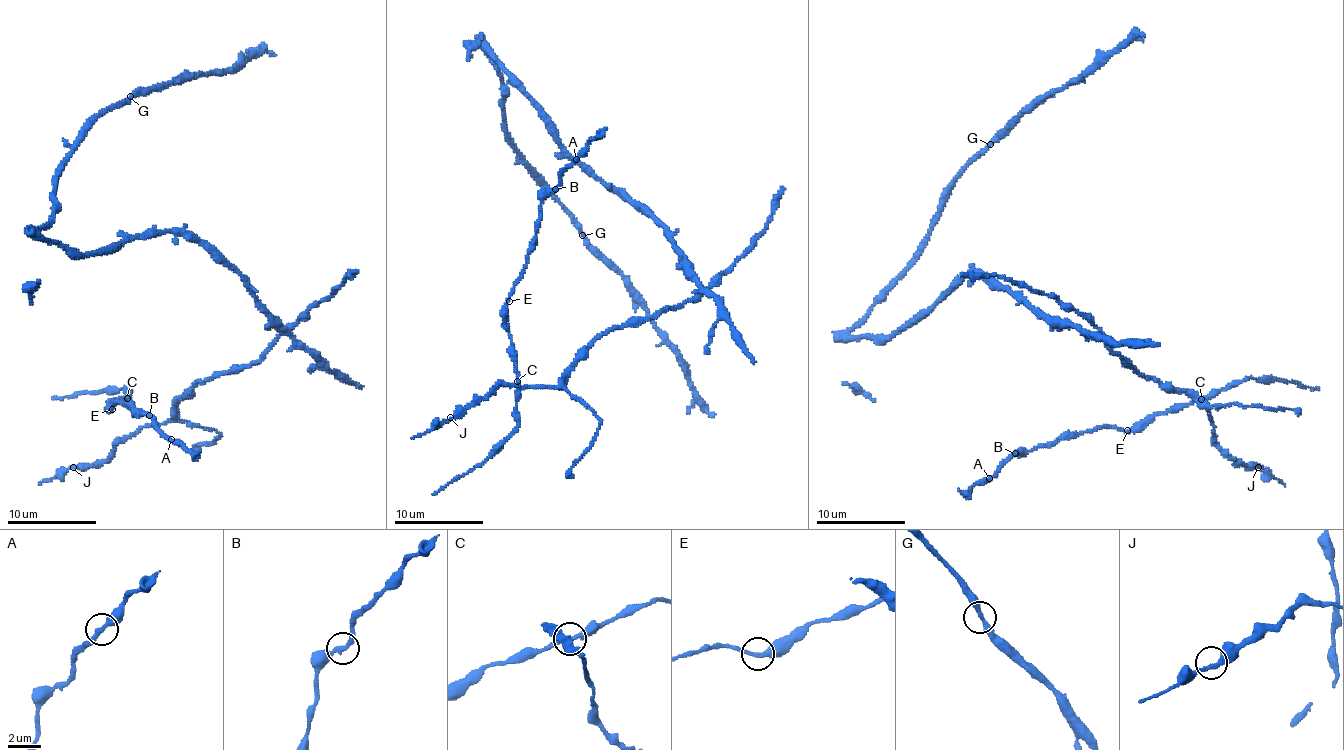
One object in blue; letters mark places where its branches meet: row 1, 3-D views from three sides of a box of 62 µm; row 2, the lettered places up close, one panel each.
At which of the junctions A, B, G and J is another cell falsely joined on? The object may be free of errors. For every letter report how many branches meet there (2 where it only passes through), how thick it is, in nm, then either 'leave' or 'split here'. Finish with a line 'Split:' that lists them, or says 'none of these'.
A: 2 branches meet; 260 nm thick; leave
B: 2 branches meet; 240 nm thick; leave
G: 2 branches meet; 320 nm thick; leave
J: 2 branches meet; 240 nm thick; leave
Split: none of these

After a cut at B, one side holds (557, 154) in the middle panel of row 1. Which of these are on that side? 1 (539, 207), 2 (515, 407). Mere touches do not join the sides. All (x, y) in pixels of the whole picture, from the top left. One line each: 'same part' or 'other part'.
1: other part
2: other part

